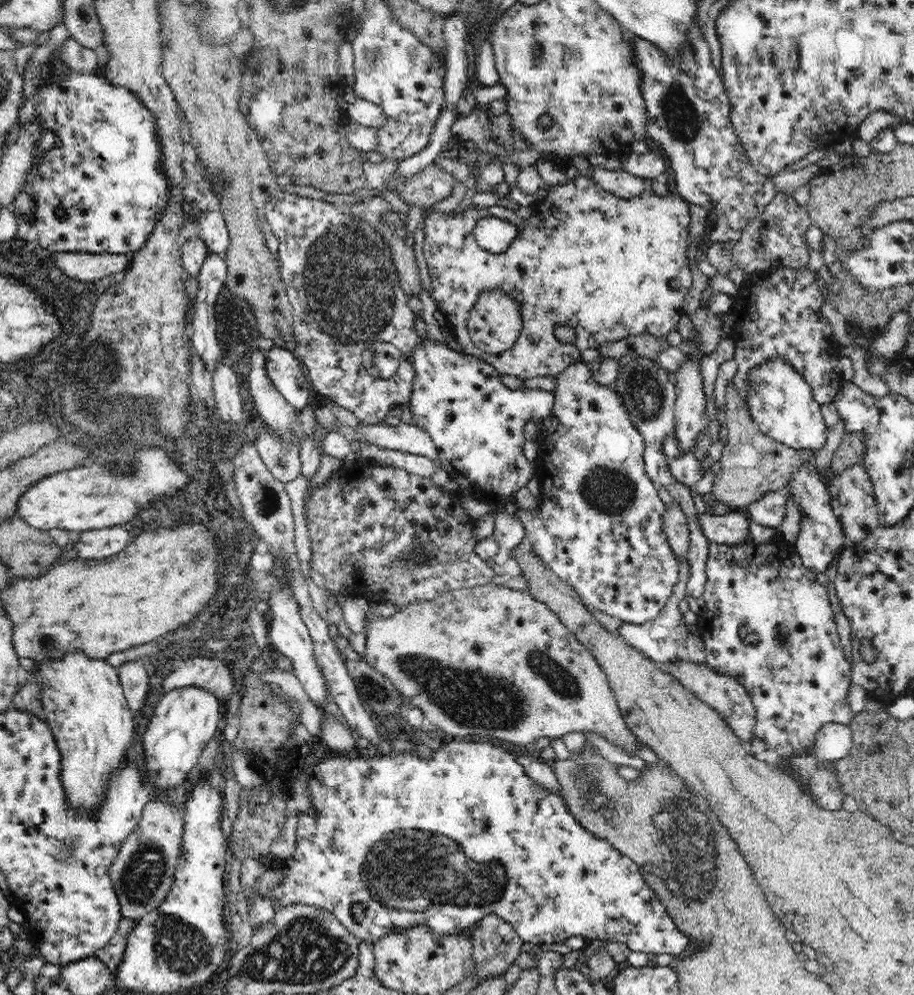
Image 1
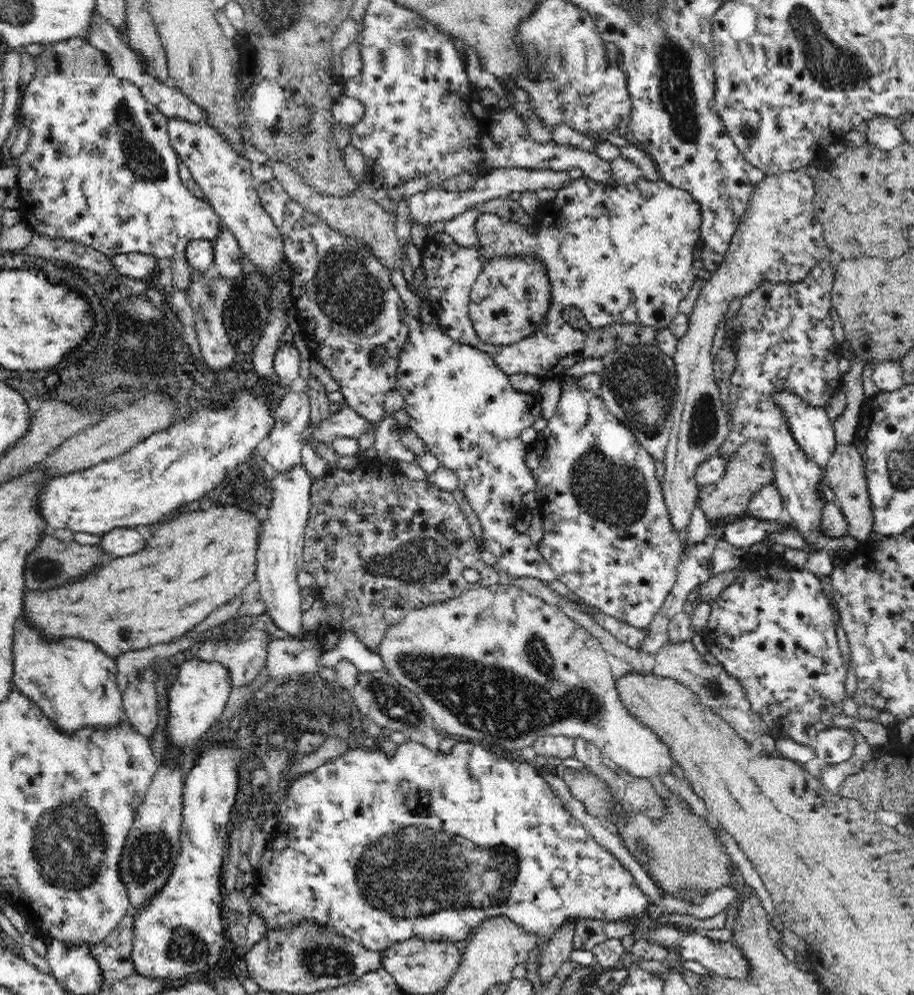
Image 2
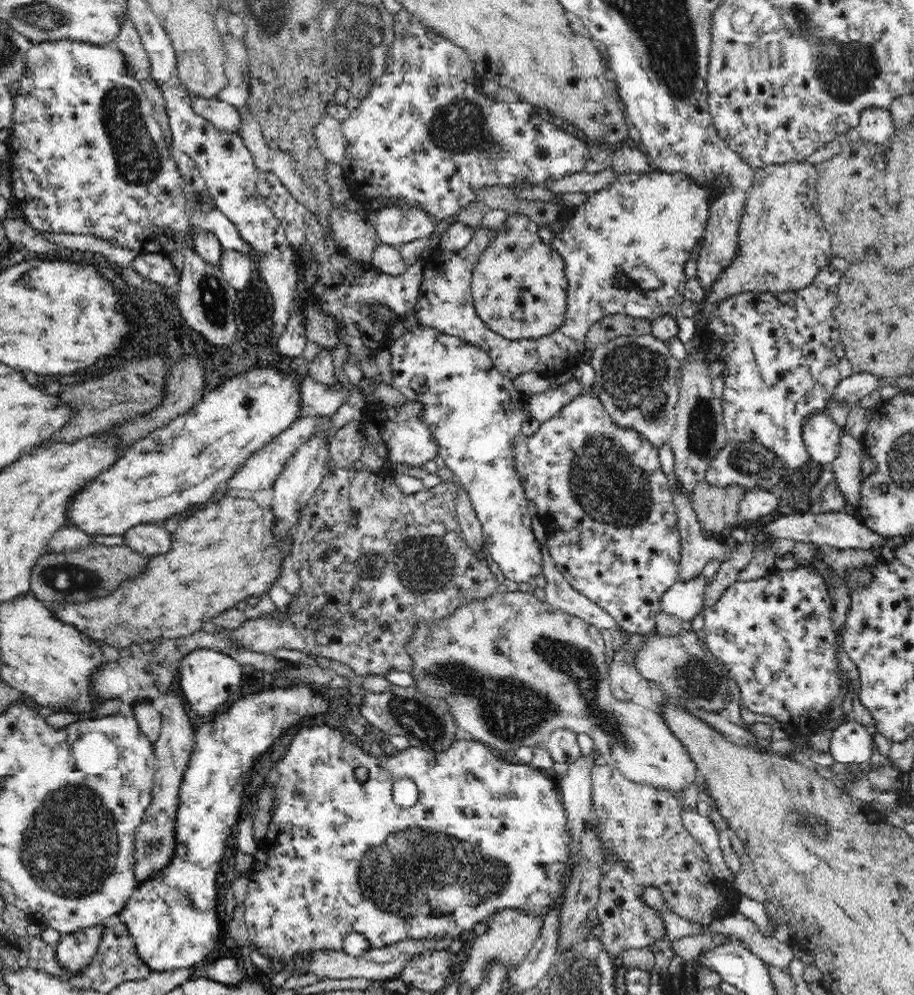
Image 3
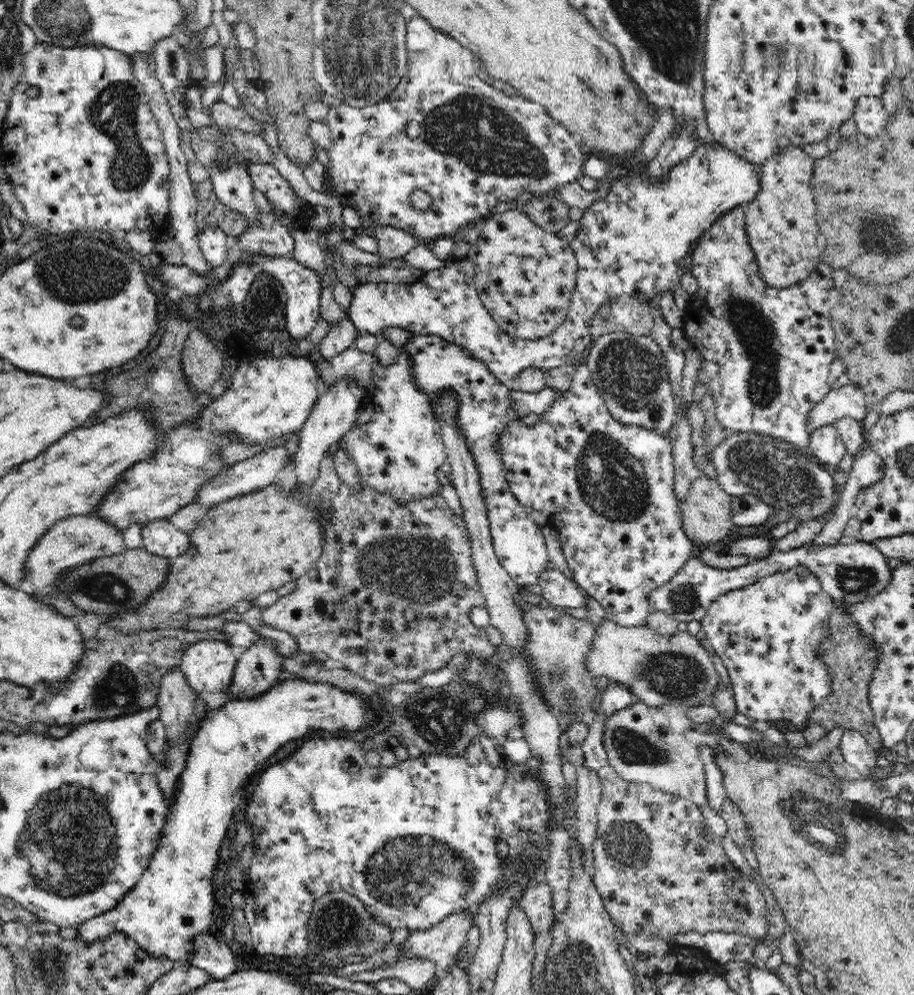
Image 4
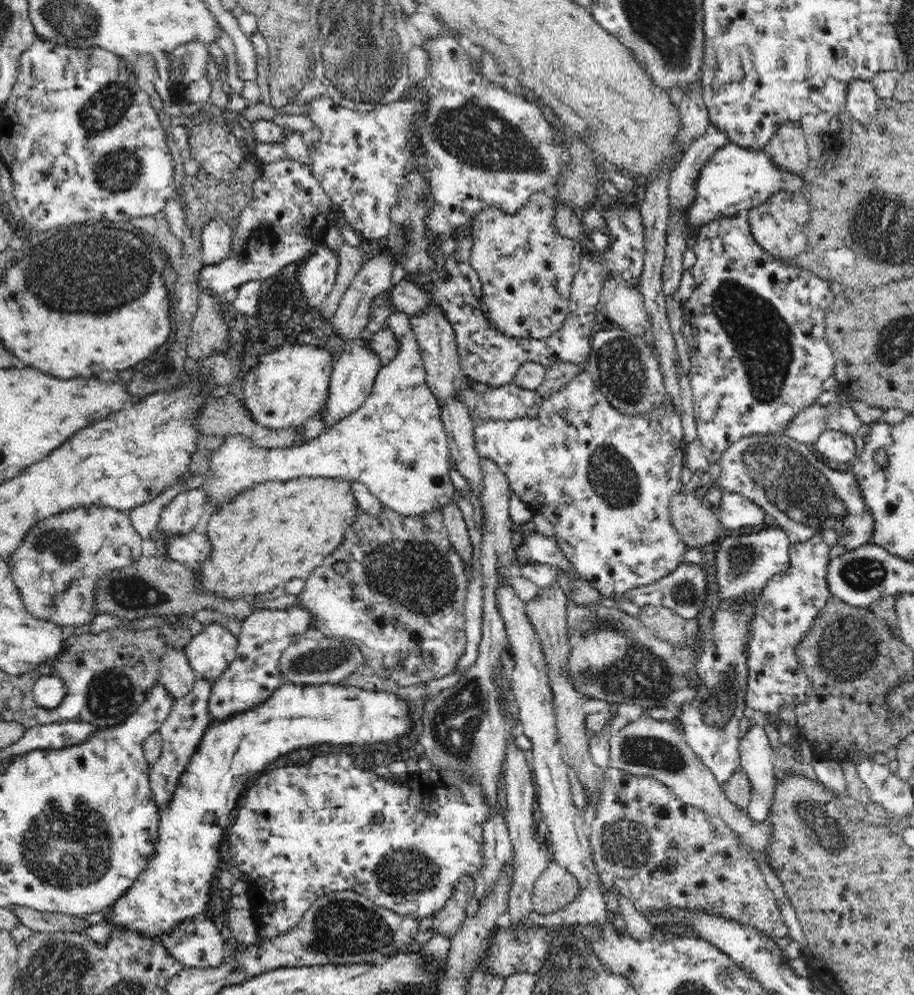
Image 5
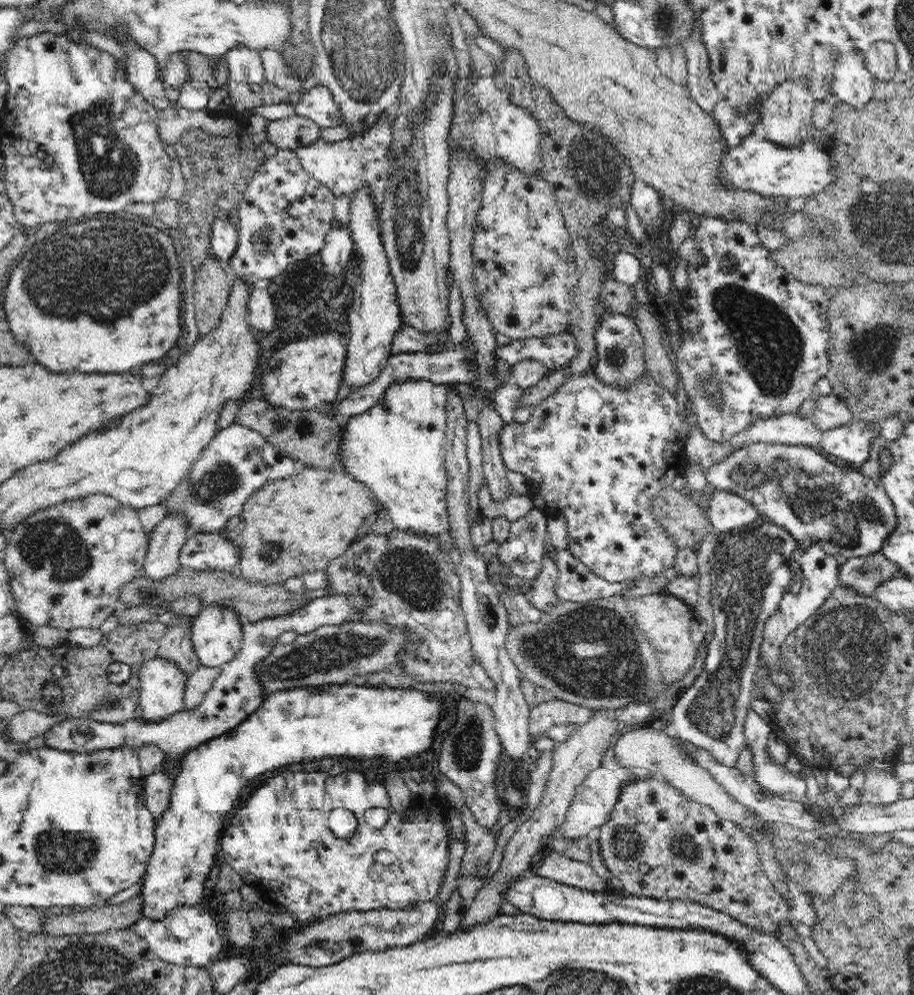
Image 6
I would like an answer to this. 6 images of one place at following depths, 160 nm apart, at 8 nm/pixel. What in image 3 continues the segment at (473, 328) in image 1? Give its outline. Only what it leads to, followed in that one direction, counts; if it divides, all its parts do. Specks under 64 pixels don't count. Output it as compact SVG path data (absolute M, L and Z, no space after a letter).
M509 213L504 223L489 234L469 286L479 317L504 338L519 342L535 342L552 334L567 315L566 260L555 245L544 243L538 231L539 227L525 216Z

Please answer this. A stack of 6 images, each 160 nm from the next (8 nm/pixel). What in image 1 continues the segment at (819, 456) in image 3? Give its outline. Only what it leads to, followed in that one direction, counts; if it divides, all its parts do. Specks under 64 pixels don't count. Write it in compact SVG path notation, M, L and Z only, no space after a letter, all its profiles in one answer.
M776 359L775 362L763 364L752 374L752 379L754 379L754 383L752 383L754 390L752 390L750 398L751 417L758 423L762 433L796 451L808 453L816 458L827 442L829 427L823 417L821 404L814 400L812 389L804 383L802 376L786 363L780 362L780 359Z

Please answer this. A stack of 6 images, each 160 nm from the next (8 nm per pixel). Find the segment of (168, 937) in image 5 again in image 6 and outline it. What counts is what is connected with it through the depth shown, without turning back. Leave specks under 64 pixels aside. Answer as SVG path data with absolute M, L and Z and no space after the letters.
M182 904L176 906L174 910L170 910L162 919L146 918L136 923L135 928L130 928L130 930L136 930L139 934L148 939L149 947L152 948L152 952L155 952L162 960L167 960L172 964L182 965L187 969L196 968L198 965L212 964L214 958L218 956L221 950L216 923L208 910L203 909L201 904Z

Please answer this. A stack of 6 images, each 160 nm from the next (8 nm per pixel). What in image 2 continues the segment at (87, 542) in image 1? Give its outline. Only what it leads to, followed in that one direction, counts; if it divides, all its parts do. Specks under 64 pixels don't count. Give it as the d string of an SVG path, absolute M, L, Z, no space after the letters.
M136 527L116 529L103 535L101 547L106 548L116 557L127 557L142 552L149 543L149 538L142 536Z

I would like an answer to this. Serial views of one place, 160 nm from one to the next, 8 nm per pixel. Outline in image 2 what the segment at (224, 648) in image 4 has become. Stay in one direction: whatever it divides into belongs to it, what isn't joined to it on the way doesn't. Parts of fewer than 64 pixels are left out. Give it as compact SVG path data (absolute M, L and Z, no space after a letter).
M197 655L180 667L178 678L169 689L170 716L165 734L186 752L188 746L199 740L226 708L233 688L232 669L220 660L204 660Z

